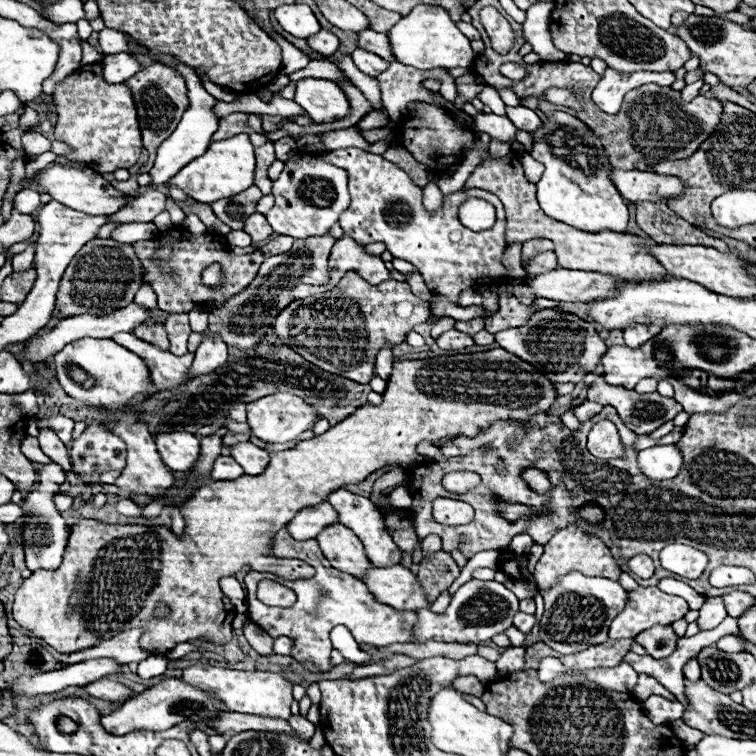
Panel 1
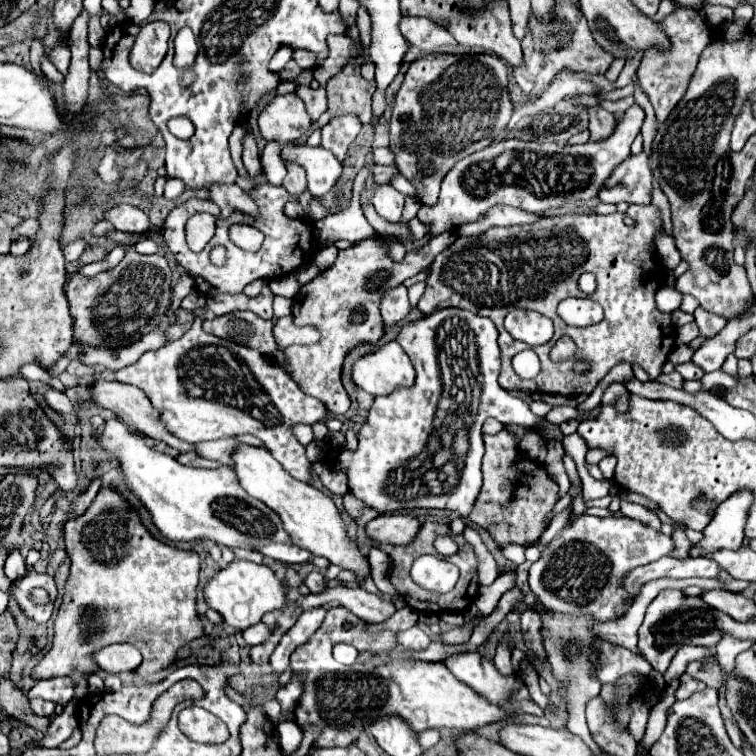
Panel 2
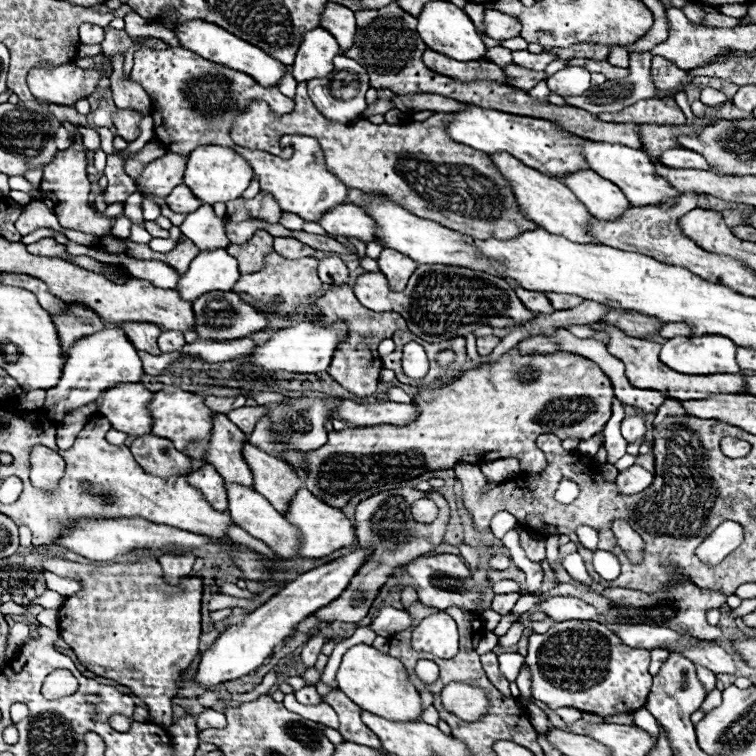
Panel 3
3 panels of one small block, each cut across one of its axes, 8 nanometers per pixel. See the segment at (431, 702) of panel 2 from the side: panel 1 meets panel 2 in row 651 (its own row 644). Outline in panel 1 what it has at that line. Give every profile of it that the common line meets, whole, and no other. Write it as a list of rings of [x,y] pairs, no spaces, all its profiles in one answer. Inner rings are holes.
[[[280,530],[272,538],[270,554],[276,558],[298,558],[298,560],[304,560],[316,568],[316,574],[312,578],[306,578],[306,580],[284,580],[272,572],[254,572],[254,570],[250,570],[246,574],[246,580],[244,580],[246,590],[248,590],[246,600],[248,600],[250,620],[256,622],[258,626],[262,626],[274,638],[292,636],[292,640],[296,640],[296,644],[294,644],[290,656],[294,656],[298,662],[312,660],[320,672],[332,670],[332,662],[330,662],[332,644],[330,644],[328,636],[330,636],[330,630],[334,626],[340,626],[340,624],[344,624],[352,632],[352,636],[356,638],[356,642],[360,646],[370,644],[370,646],[382,648],[382,646],[390,646],[396,642],[410,642],[410,630],[412,630],[412,624],[416,624],[416,612],[394,610],[386,604],[376,602],[374,596],[368,592],[368,588],[358,578],[344,574],[344,572],[330,566],[330,562],[322,556],[316,540],[298,542],[286,530]],[[260,580],[276,580],[276,582],[292,588],[298,596],[296,604],[290,608],[262,604],[256,598],[256,586]]]

